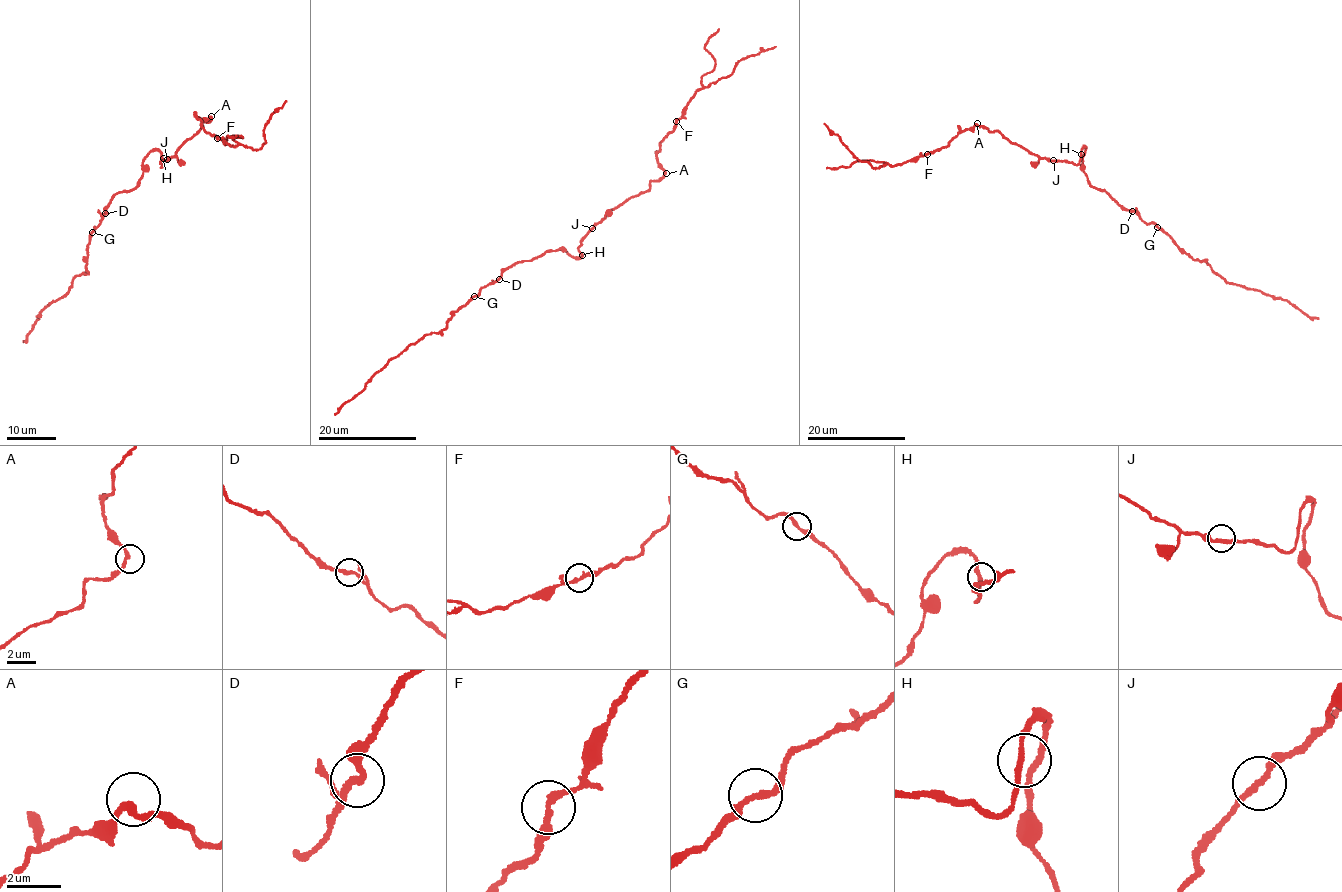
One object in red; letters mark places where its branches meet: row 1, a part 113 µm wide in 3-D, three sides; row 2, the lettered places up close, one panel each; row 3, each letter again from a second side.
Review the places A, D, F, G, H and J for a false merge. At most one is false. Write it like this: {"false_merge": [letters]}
{"false_merge": []}

